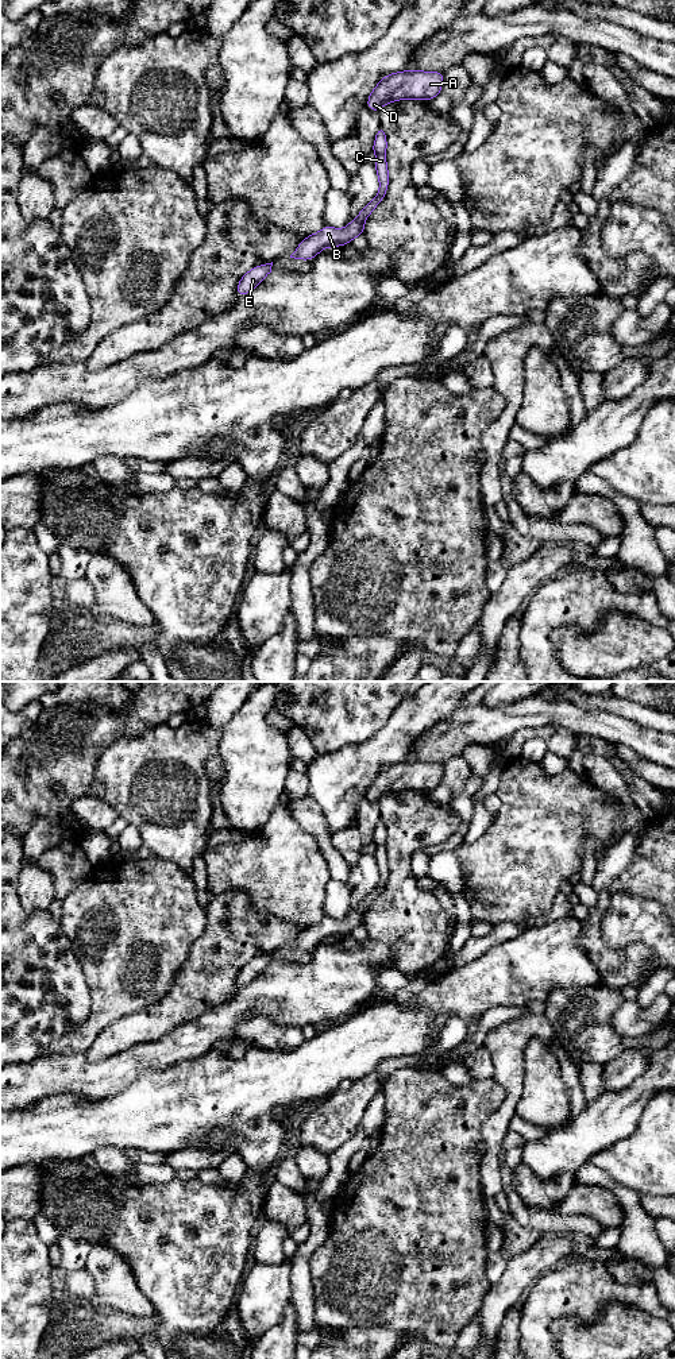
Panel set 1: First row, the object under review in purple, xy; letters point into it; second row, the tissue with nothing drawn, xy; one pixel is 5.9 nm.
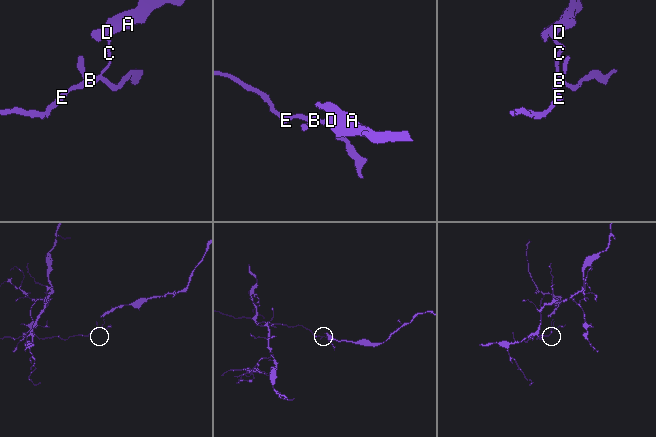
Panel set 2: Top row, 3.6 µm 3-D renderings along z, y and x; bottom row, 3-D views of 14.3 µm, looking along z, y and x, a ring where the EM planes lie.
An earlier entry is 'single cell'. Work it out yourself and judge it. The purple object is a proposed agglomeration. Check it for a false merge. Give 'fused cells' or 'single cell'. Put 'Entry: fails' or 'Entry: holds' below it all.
fused cells
Entry: fails

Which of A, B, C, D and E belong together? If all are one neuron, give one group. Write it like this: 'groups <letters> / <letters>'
groups A C D / B E

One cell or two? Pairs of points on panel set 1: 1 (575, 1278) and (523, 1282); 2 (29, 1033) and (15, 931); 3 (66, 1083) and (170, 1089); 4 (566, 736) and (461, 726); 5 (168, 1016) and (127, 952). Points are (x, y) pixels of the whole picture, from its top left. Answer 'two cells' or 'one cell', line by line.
1: two cells
2: one cell
3: two cells
4: two cells
5: two cells

